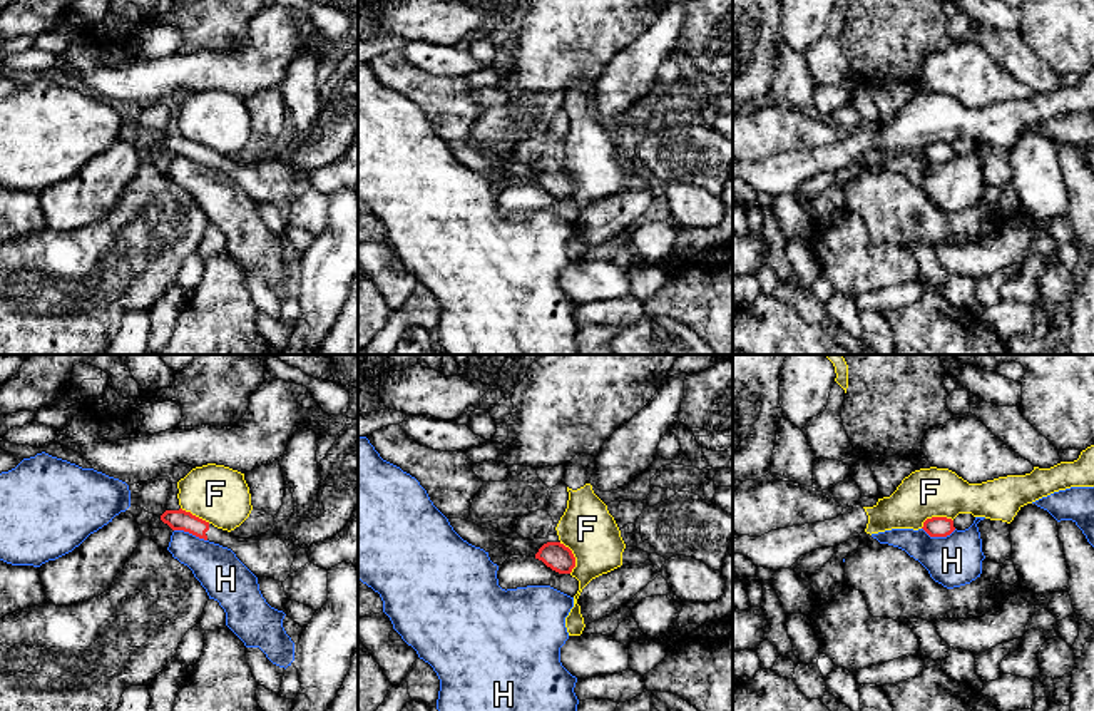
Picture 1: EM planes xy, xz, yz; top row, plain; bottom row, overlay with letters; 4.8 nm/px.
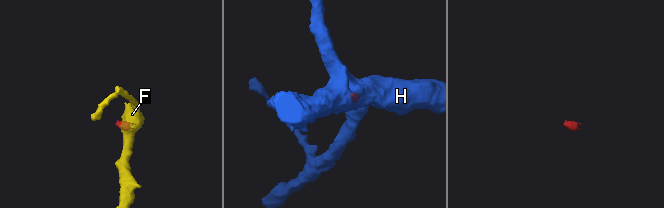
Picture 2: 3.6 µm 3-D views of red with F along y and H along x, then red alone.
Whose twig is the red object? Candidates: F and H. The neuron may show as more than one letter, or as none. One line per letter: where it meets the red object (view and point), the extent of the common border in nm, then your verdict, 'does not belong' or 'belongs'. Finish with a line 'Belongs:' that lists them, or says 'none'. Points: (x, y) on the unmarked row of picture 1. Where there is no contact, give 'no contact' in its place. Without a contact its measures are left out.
F: meets red in yz at (935, 143); contact 170 nm long; does not belong
H: meets red in yz at (939, 161); contact 170 nm long; does not belong
Belongs: none

